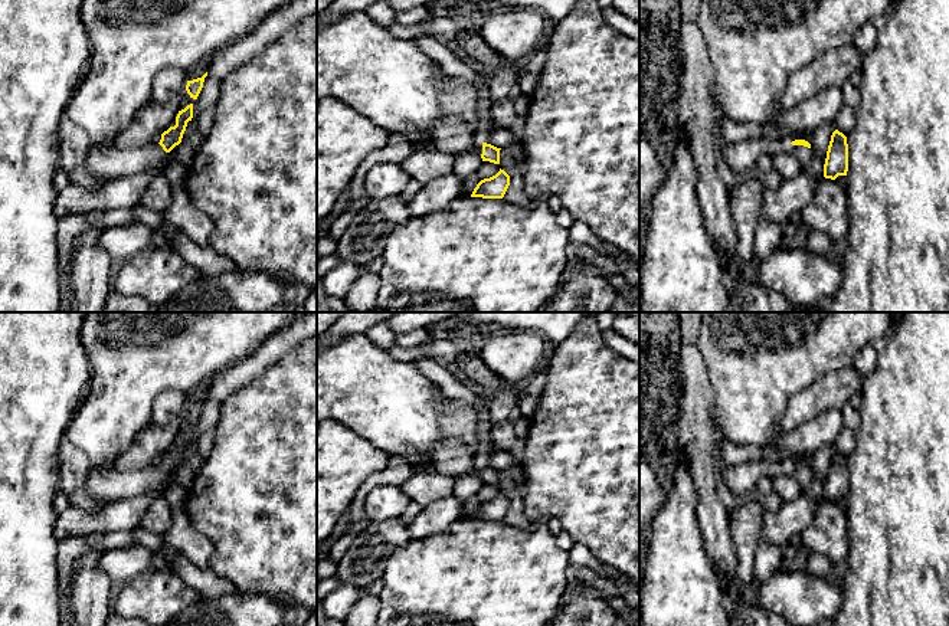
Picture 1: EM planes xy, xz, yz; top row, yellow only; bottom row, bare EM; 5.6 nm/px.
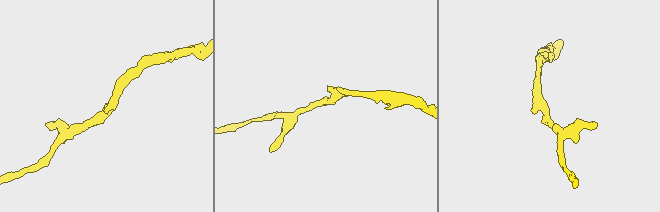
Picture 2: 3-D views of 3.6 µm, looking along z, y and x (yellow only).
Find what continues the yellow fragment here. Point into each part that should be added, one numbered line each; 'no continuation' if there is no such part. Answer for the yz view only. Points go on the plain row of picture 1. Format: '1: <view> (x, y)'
1: yz (804, 477)

